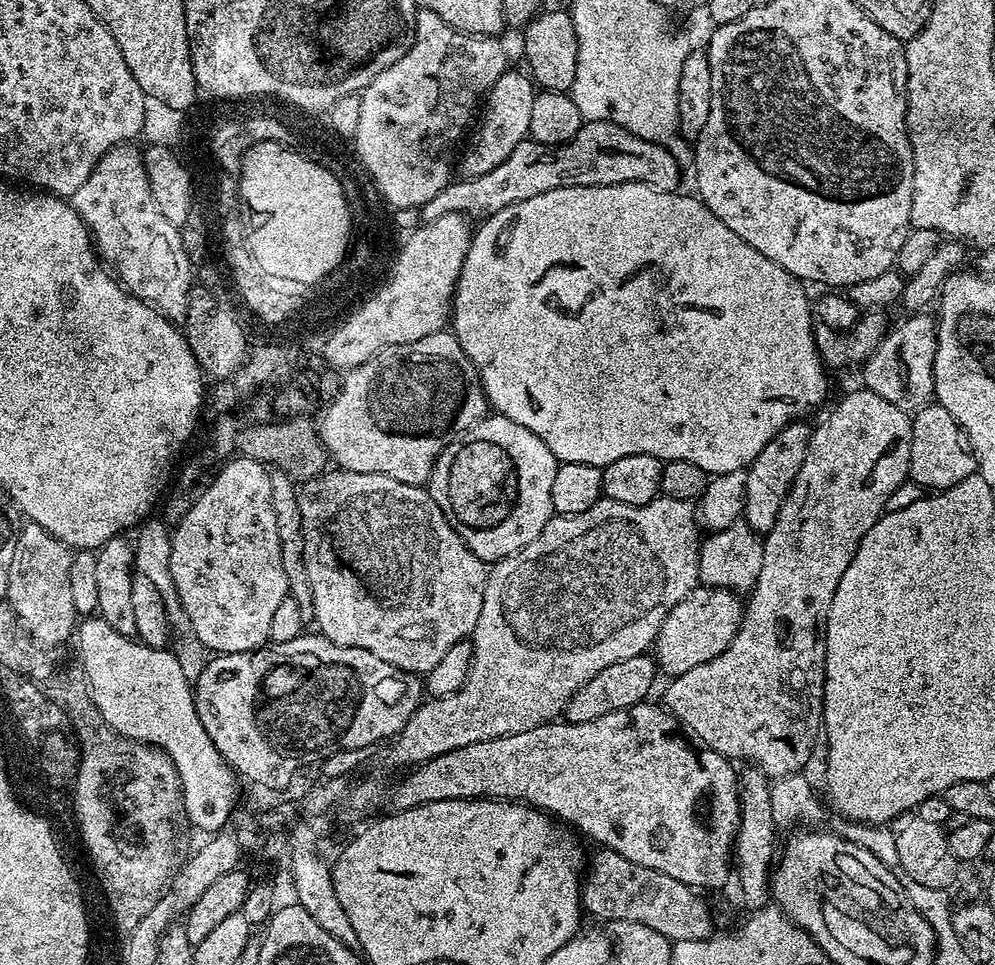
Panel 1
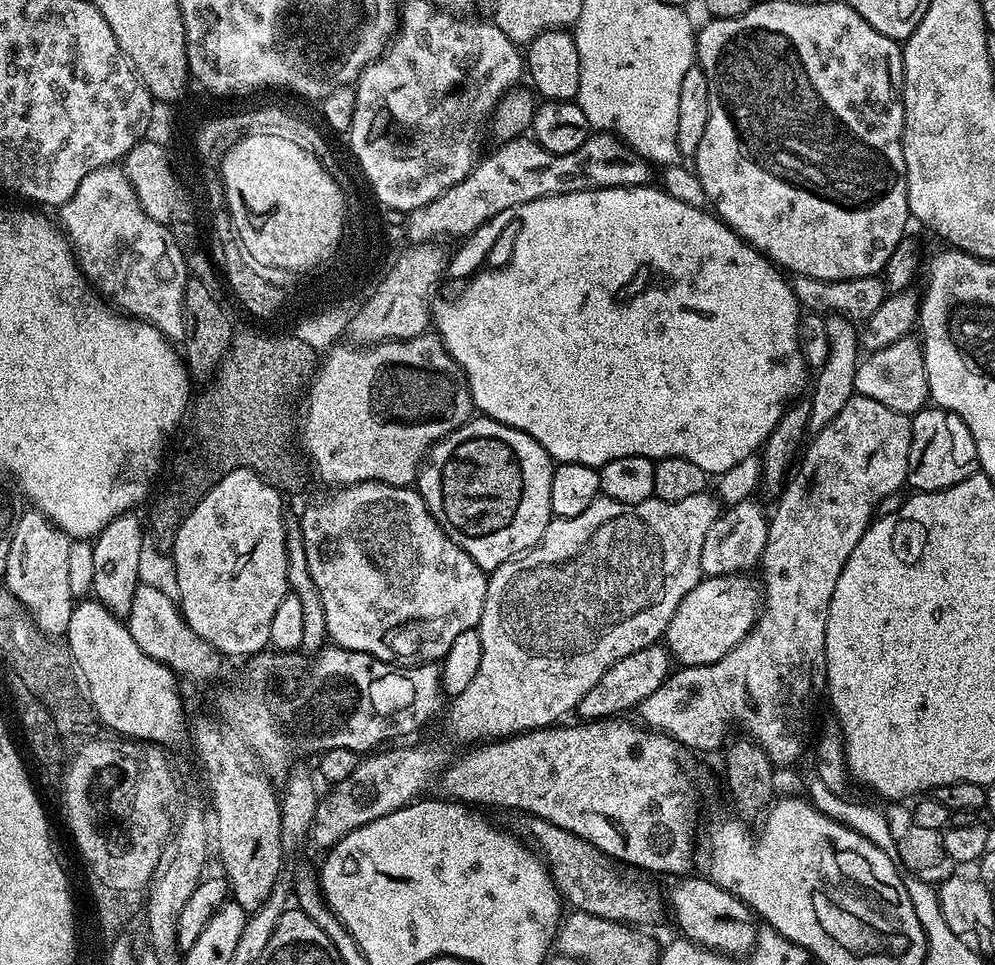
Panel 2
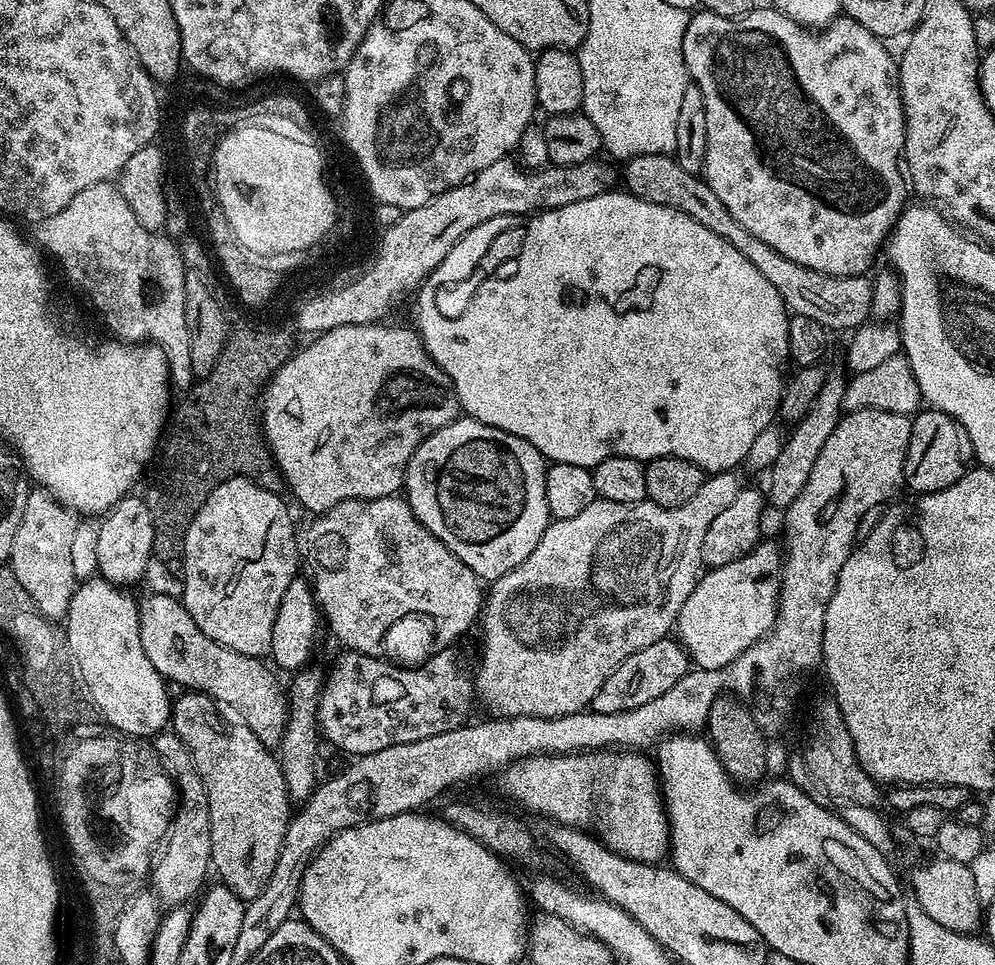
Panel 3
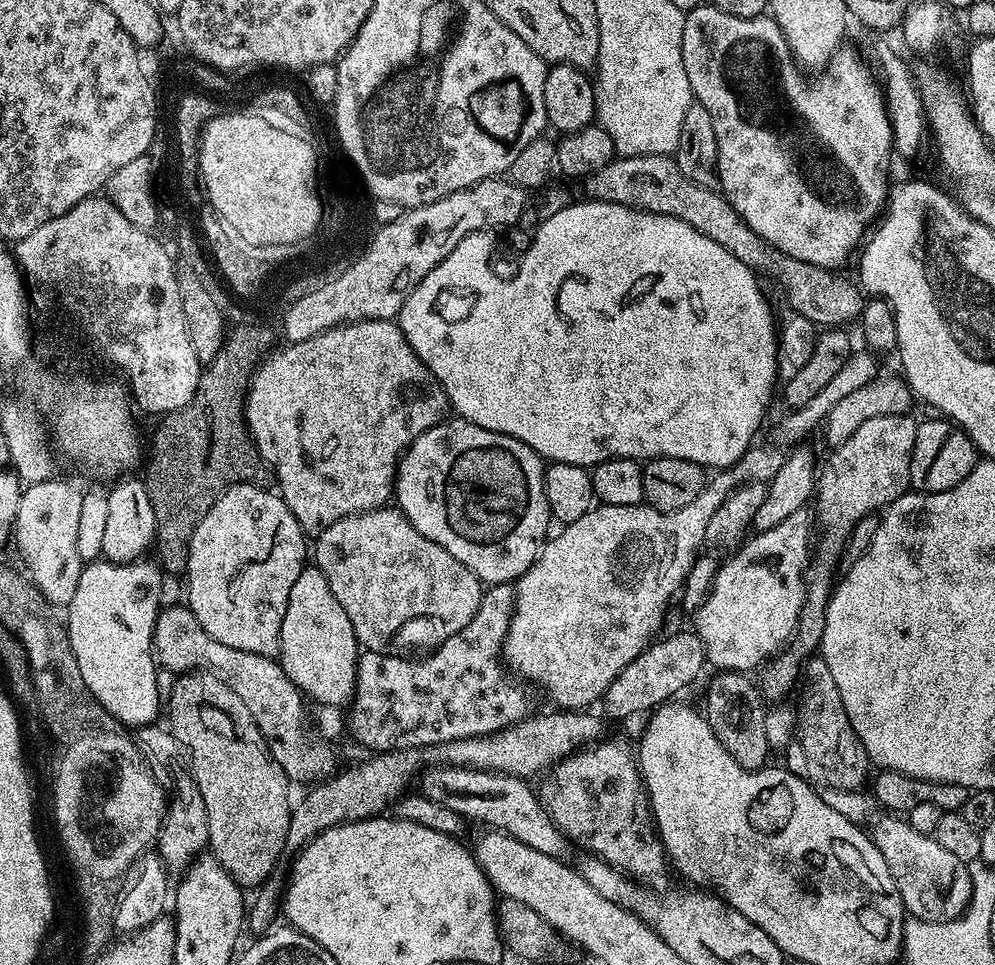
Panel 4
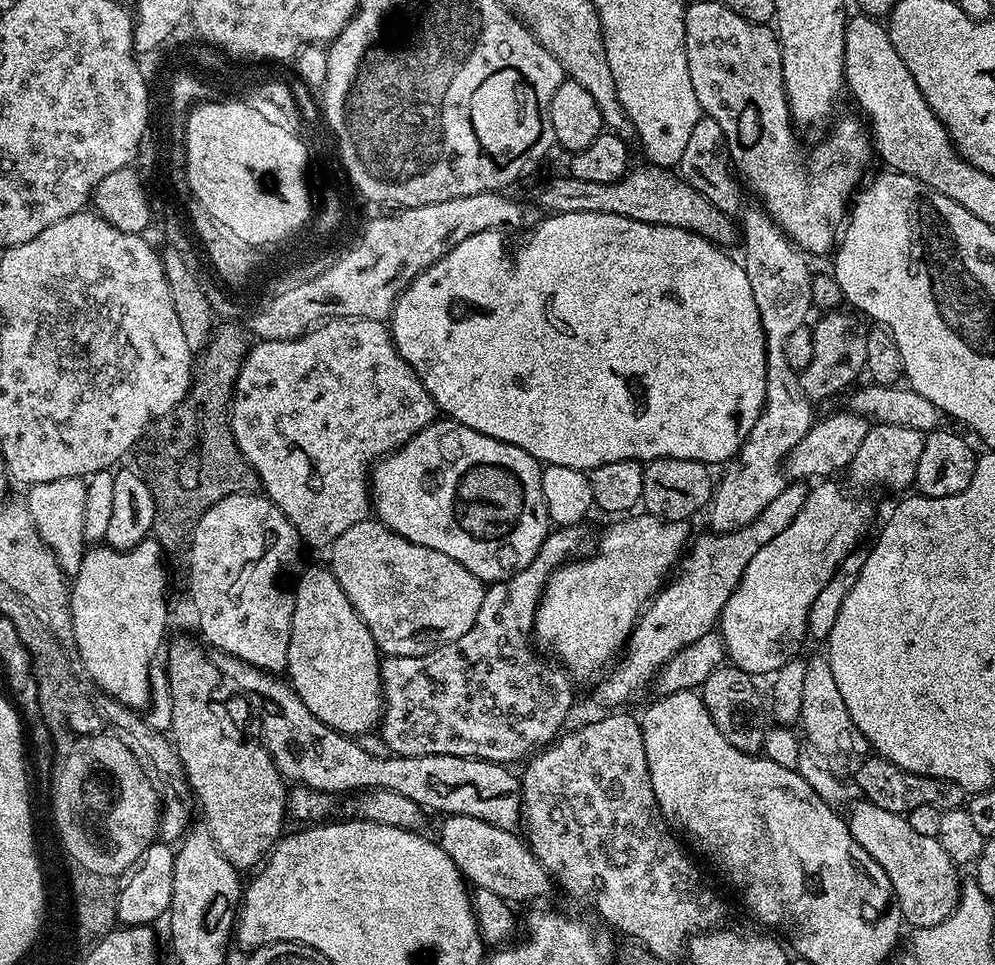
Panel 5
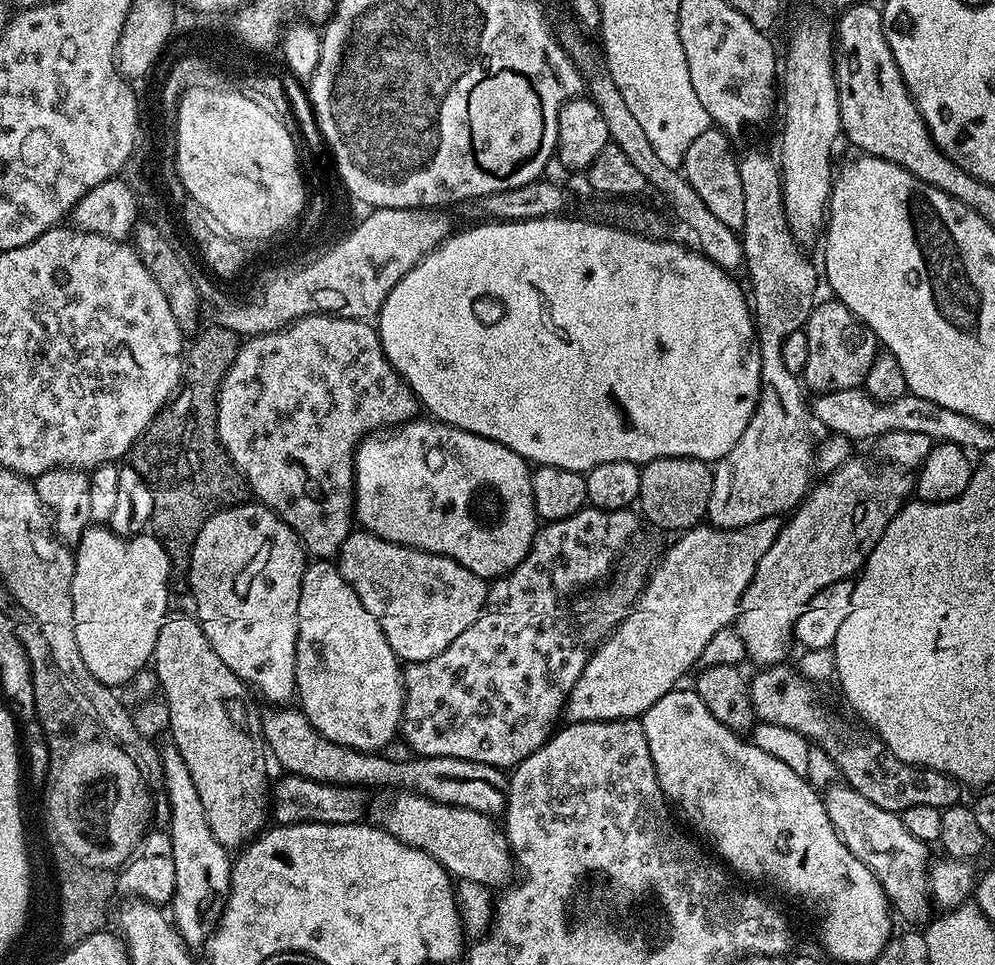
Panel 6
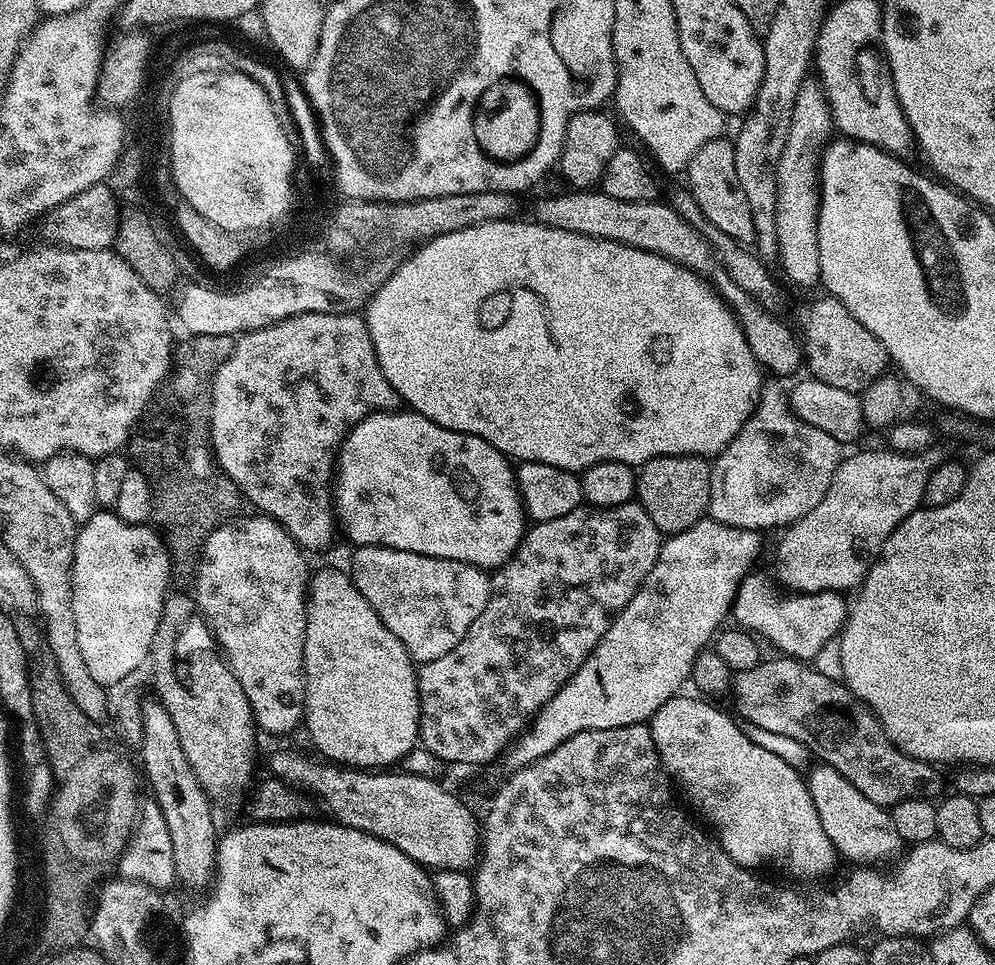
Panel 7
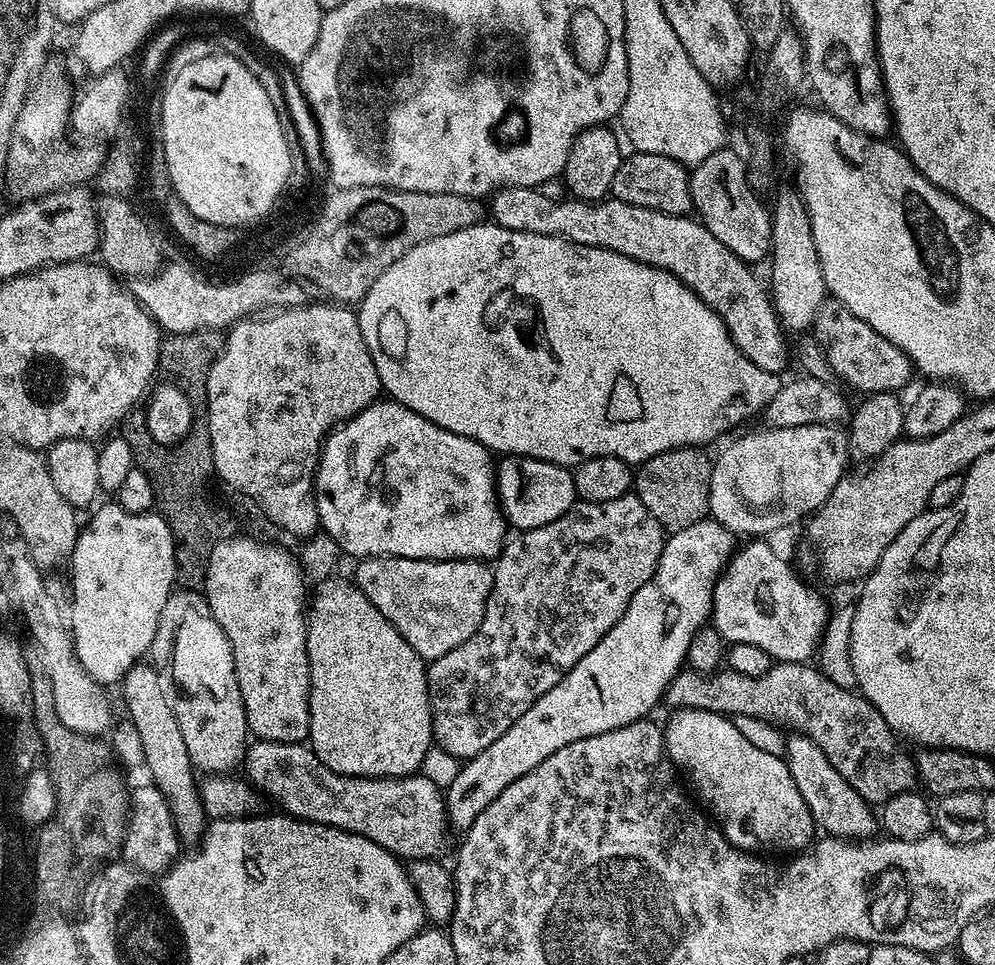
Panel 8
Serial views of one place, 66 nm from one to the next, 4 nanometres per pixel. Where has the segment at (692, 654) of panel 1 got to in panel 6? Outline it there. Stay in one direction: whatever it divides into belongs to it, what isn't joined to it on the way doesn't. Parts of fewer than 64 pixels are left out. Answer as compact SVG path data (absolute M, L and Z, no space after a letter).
M851 458L835 471L827 473L824 481L821 484L819 481L804 497L804 503L787 517L774 546L770 546L762 562L758 562L754 578L740 599L740 611L734 621L736 633L748 651L747 659L753 660L756 666L783 664L789 659L787 656L792 644L794 648L796 623L804 607L812 601L814 594L826 590L826 586L855 577L874 546L878 546L886 526L890 526L892 519L900 514L900 509L909 503L914 492L913 473L906 468L897 468L895 464L876 464Z

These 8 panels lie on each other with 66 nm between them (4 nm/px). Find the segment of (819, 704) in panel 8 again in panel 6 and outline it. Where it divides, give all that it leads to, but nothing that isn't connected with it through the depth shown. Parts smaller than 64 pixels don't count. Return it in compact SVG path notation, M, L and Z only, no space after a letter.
M787 663L764 666L757 671L760 673L756 677L751 677L750 691L757 721L797 731L815 747L830 754L843 783L862 794L862 798L874 802L874 806L882 806L882 810L899 814L910 810L910 806L934 806L943 810L961 803L962 785L959 780L938 770L902 762L902 758L898 758L898 754L877 740L875 735L867 734L860 740L859 730L840 716L832 716L828 720L828 708L816 693L817 685L801 676L795 667L788 667Z

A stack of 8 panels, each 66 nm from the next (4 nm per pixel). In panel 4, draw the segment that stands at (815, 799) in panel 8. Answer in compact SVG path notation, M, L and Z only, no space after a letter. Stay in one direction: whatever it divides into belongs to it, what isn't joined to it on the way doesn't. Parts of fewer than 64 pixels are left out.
M896 814L881 815L871 825L870 835L880 853L886 858L886 866L890 866L890 874L896 880L898 894L904 903L904 911L911 919L925 920L931 924L944 924L947 920L960 919L972 893L967 864L954 858L954 854L950 854L943 846L938 846L935 835L918 834L918 830L914 830L914 826L910 826L907 819Z

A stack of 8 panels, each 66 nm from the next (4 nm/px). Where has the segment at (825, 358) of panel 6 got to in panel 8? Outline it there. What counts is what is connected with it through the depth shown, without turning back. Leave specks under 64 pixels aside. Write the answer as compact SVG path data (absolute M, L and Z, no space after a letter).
M835 298L825 299L824 305L820 307L816 315L814 333L817 342L820 343L824 351L826 362L832 368L833 377L839 378L841 376L850 387L857 388L860 394L874 392L899 393L900 388L906 387L911 382L912 376L914 377L912 360L907 354L898 346L894 346L894 342L882 338L882 334L878 334L878 330L866 326L866 322L862 322L862 318L855 316L840 300Z

